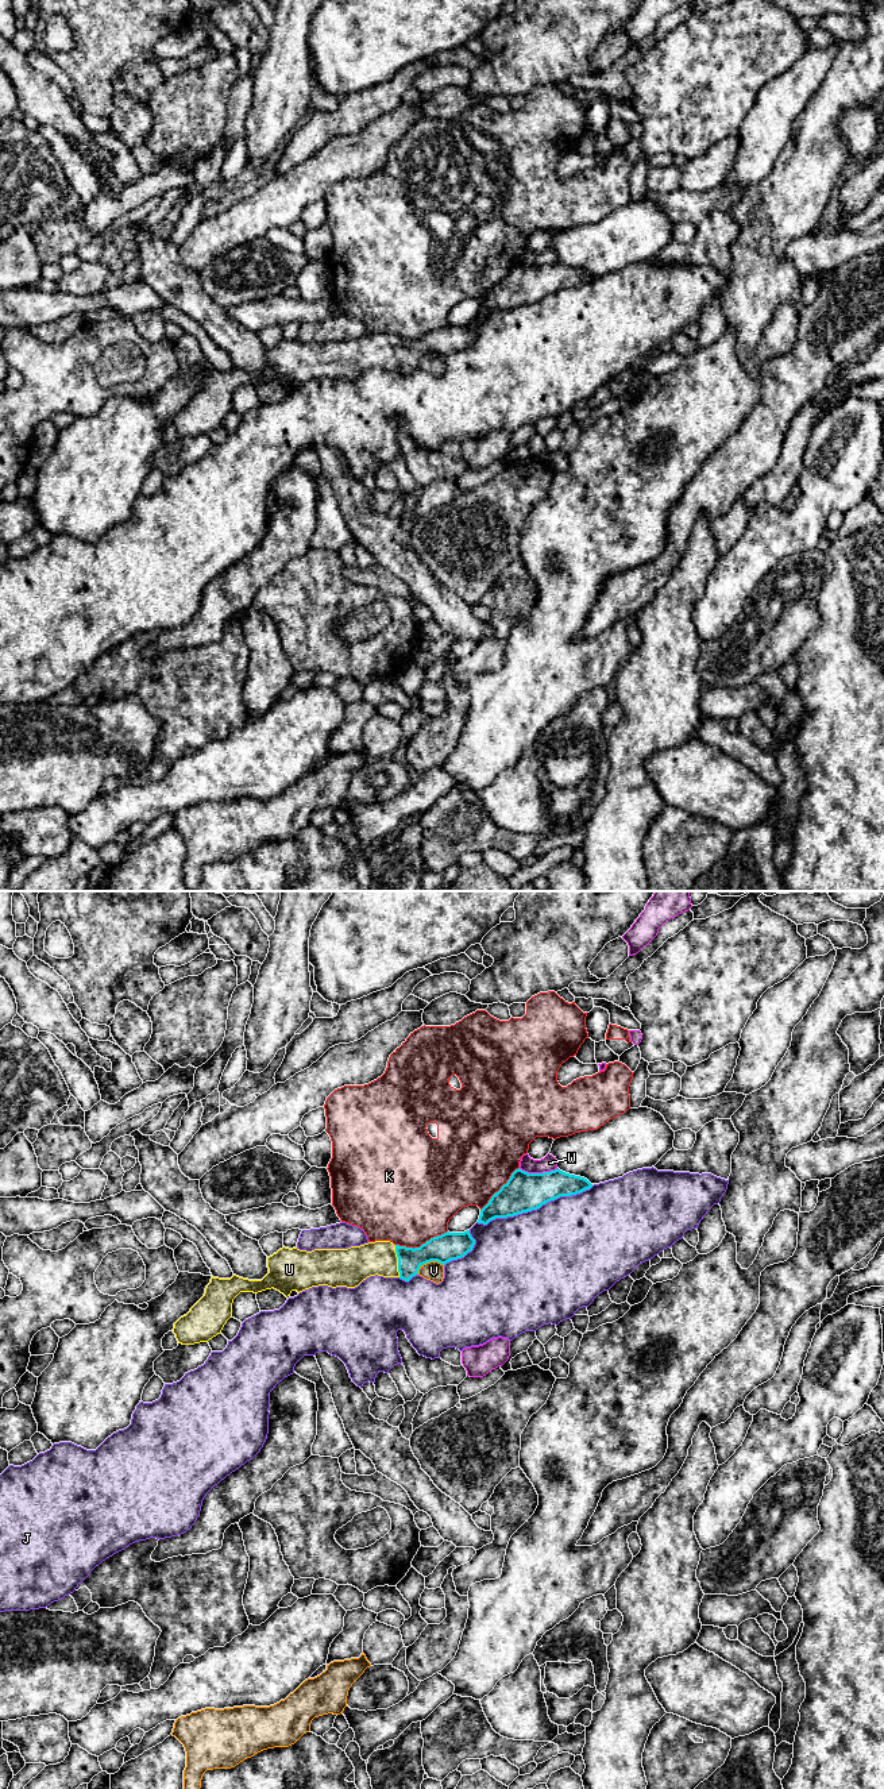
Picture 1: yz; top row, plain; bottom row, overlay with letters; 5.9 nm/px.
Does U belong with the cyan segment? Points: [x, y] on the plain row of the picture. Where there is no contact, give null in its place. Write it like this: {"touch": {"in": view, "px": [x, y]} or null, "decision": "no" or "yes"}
{"touch": {"in": "yz", "px": [398, 354]}, "decision": "yes"}

